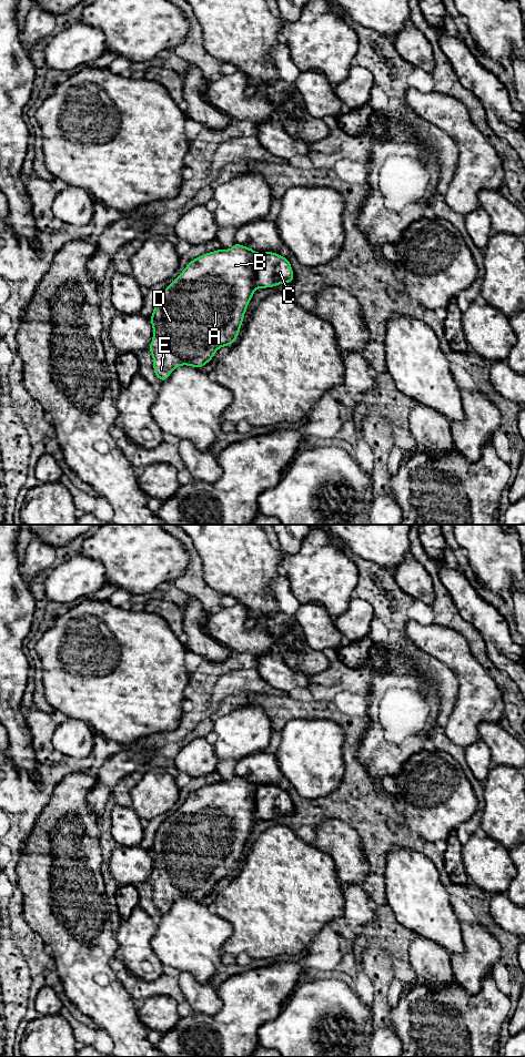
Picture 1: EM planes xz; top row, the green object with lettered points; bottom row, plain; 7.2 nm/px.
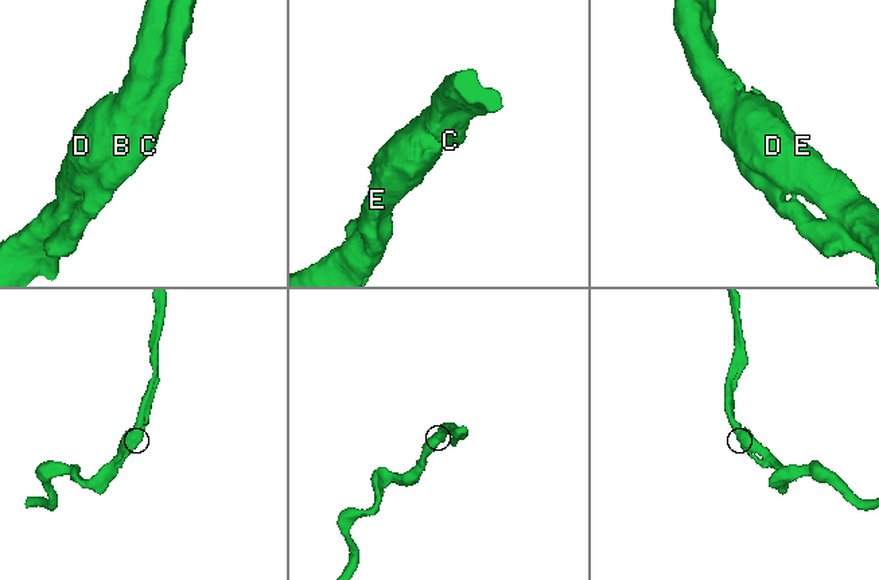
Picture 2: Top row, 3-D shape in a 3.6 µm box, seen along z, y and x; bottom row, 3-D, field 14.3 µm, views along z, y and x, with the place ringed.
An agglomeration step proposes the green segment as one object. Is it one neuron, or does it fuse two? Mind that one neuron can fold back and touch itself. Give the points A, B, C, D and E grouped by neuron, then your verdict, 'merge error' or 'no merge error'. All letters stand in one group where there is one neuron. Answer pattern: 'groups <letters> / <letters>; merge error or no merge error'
groups A B C D E; no merge error

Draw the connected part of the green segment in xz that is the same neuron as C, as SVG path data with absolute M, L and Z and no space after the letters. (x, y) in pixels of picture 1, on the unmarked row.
M234 775L231 782L220 781L192 792L182 805L158 829L154 843L150 850L153 871L148 880L153 890L153 902L157 911L164 914L172 903L188 897L202 902L223 878L232 877L241 862L248 837L256 821L274 820L291 815L294 806L289 791L279 785L258 785L254 782Z

